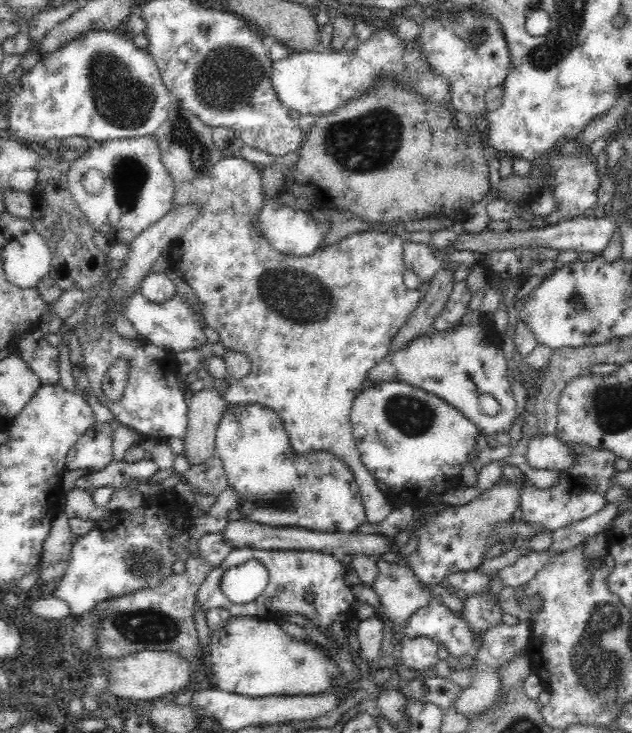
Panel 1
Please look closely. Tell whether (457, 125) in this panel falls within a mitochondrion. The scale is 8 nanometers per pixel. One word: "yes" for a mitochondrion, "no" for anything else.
no

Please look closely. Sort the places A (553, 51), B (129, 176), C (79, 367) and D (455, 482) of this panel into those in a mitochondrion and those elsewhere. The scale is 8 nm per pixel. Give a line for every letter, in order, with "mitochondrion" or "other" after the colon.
A: mitochondrion
B: mitochondrion
C: other
D: other

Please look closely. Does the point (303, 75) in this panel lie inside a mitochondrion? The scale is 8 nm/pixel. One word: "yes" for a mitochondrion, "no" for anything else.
no

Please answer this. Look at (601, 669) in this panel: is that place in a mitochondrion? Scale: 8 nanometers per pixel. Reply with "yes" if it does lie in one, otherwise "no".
yes

